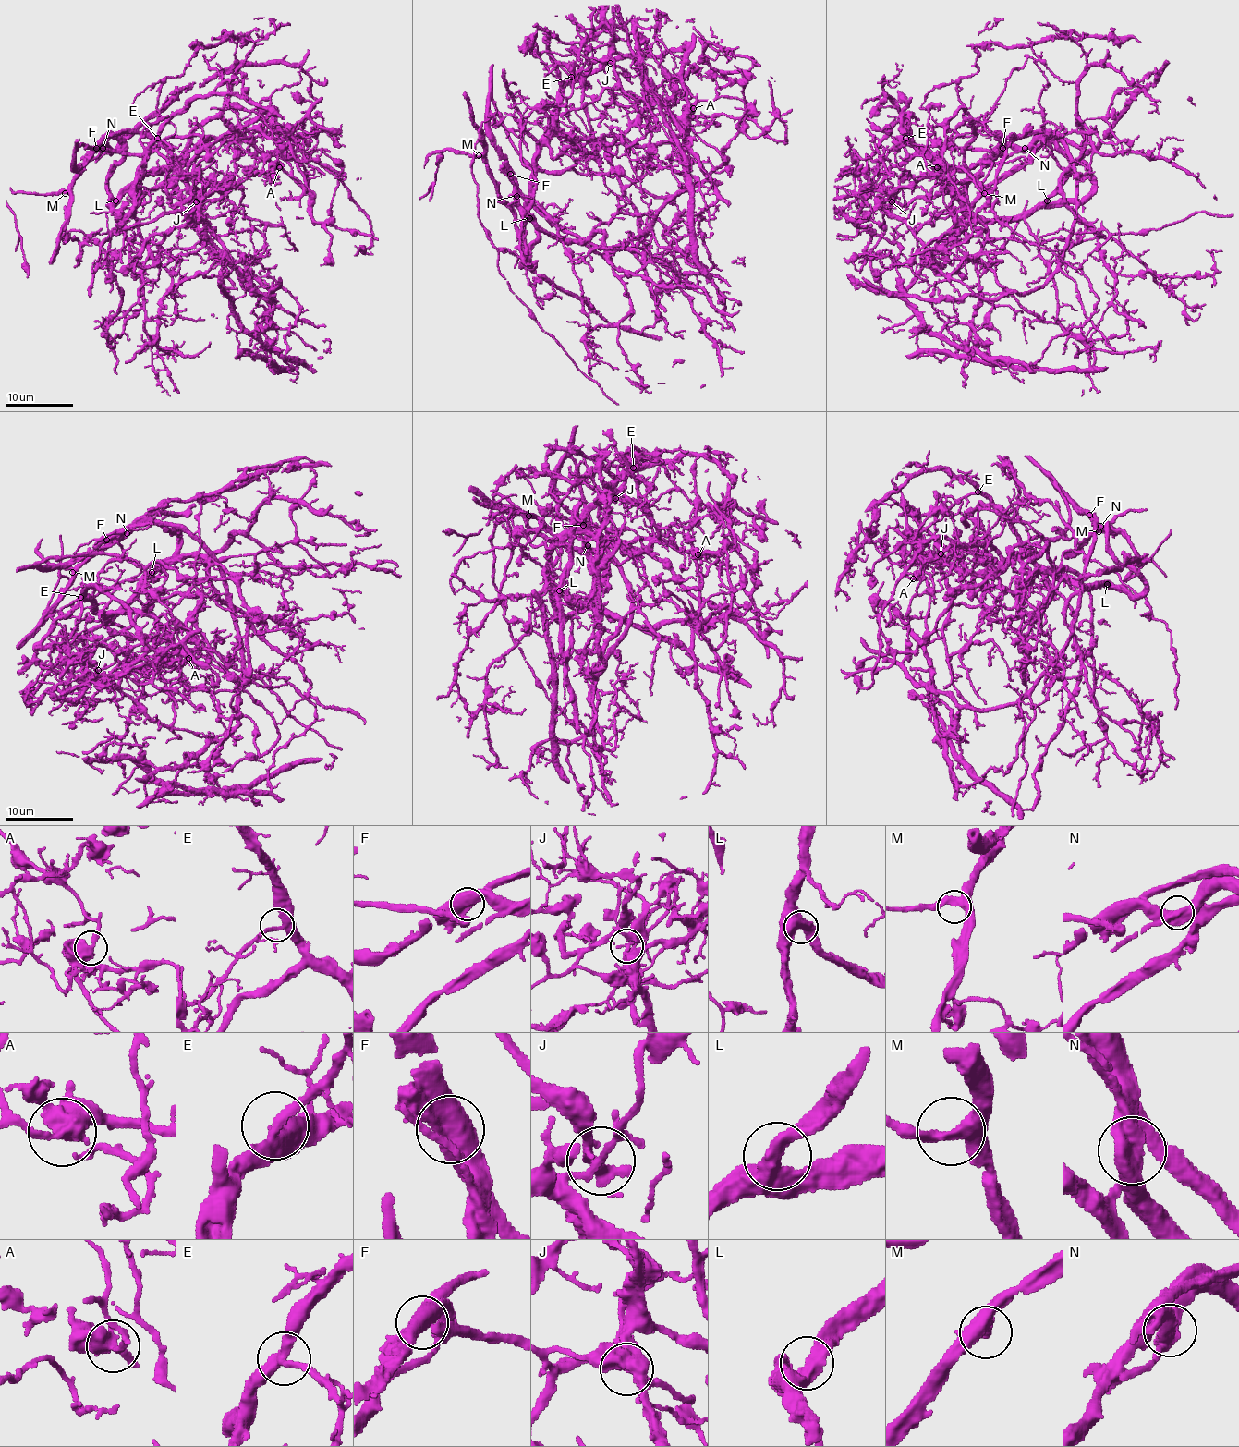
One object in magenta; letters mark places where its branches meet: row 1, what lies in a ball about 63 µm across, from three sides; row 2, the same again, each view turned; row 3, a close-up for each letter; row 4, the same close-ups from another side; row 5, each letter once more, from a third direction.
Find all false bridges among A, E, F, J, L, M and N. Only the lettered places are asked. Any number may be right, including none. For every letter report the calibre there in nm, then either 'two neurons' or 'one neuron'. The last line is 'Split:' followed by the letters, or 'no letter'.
A: 500 nm | one neuron
E: 280 nm | one neuron
F: 700 nm | two neurons
J: 160 nm | two neurons
L: 500 nm | one neuron
M: 320 nm | one neuron
N: 600 nm | two neurons
Split: F, J, N

